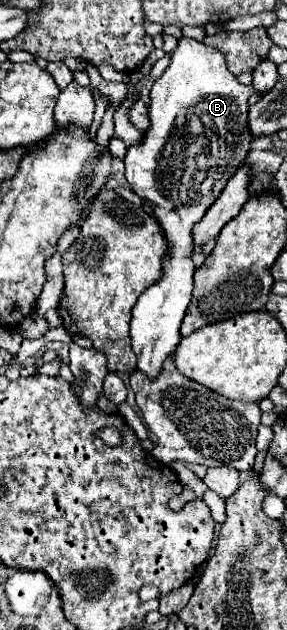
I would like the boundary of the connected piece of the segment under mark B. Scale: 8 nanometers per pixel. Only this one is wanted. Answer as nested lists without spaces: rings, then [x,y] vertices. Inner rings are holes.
[[[182,37],[176,49],[170,53],[170,65],[154,81],[150,89],[150,127],[144,131],[140,143],[130,145],[124,157],[126,179],[132,191],[152,205],[152,213],[162,227],[166,239],[166,253],[162,259],[162,277],[150,285],[132,309],[130,337],[132,349],[138,357],[138,369],[148,377],[156,377],[166,355],[174,353],[182,335],[180,325],[186,315],[192,289],[194,289],[194,235],[192,227],[204,217],[206,209],[216,201],[226,179],[242,165],[250,151],[252,137],[248,133],[248,97],[254,93],[252,87],[242,85],[228,69],[224,53],[218,47],[206,45],[202,41]],[[216,131],[220,131],[220,145],[216,141]]]

